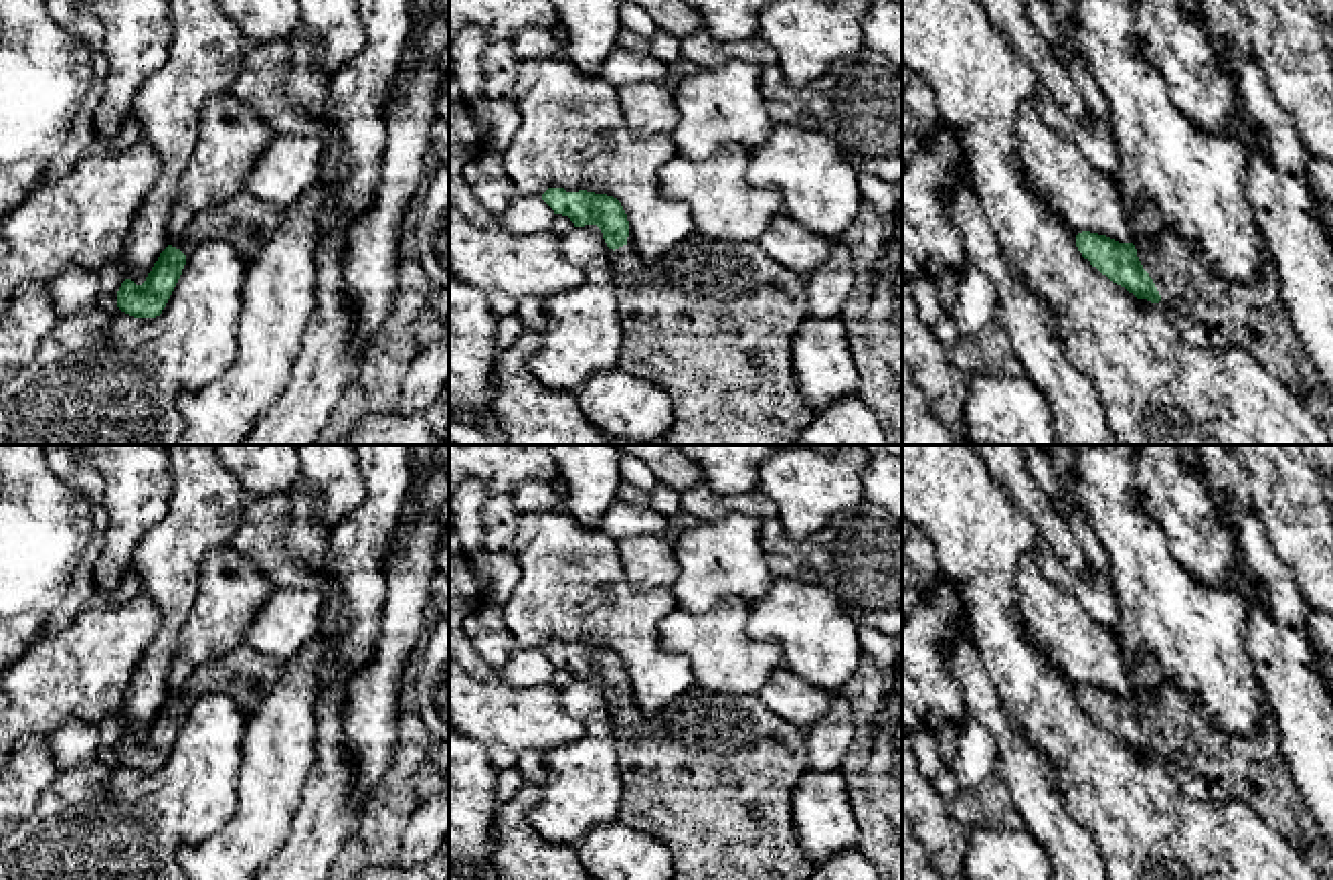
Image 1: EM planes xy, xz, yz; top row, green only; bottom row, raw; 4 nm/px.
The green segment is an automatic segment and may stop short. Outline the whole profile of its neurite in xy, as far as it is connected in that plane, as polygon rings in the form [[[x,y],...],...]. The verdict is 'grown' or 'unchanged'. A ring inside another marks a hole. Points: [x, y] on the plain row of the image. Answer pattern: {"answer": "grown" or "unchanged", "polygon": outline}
{"answer": "grown", "polygon": [[[243,643],[206,664],[198,664],[188,680],[154,716],[142,738],[125,732],[117,744],[117,761],[134,771],[156,771],[166,761],[186,710],[202,694],[227,694],[247,718],[285,672],[285,662],[263,655]]]}

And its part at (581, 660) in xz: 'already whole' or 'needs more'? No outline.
needs more

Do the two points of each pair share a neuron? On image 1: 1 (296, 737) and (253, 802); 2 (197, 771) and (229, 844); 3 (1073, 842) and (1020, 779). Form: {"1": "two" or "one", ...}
{"1": "one", "2": "two", "3": "one"}

